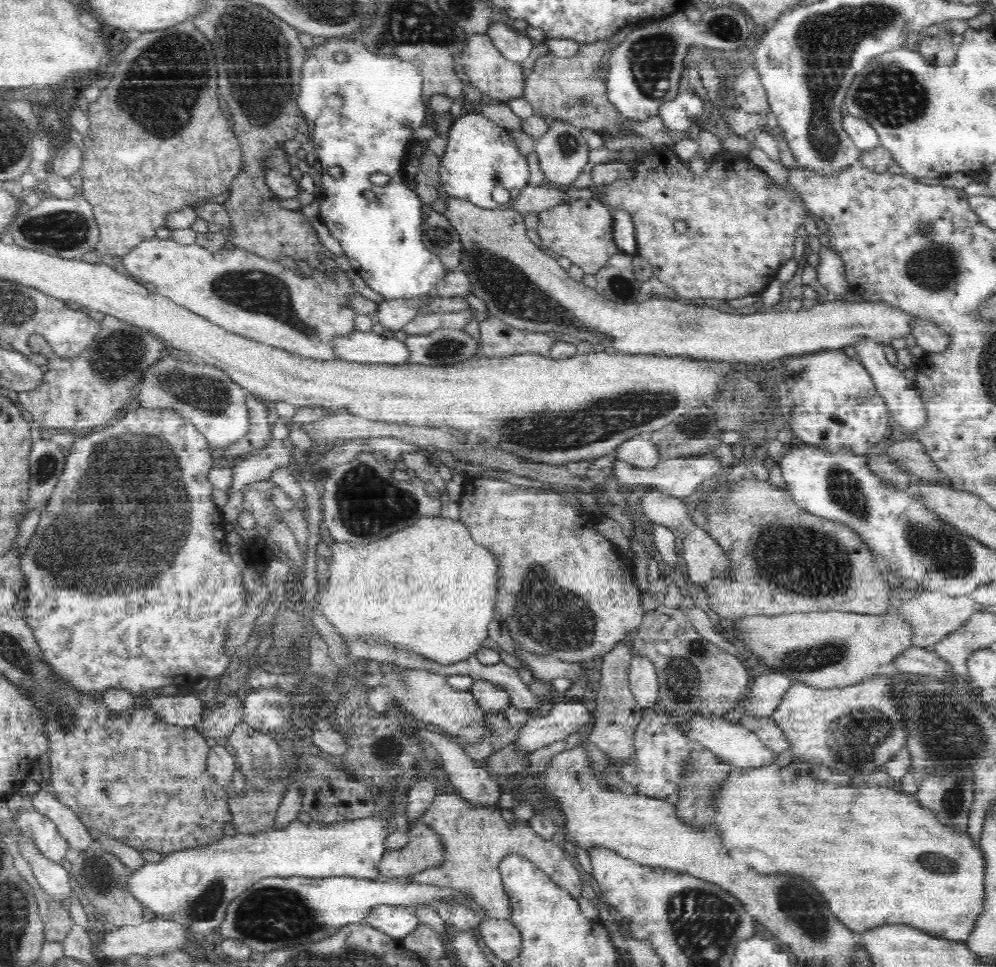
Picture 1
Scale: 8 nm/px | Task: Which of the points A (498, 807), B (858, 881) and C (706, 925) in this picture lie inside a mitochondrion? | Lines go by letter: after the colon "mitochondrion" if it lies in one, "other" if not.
A: other
B: other
C: mitochondrion

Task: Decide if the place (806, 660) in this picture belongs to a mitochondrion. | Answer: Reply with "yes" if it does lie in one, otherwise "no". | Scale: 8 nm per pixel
yes

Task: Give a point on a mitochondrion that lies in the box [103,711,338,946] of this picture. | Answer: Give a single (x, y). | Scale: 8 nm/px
(211, 899)

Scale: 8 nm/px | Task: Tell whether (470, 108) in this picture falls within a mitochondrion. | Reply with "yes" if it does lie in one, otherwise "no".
no

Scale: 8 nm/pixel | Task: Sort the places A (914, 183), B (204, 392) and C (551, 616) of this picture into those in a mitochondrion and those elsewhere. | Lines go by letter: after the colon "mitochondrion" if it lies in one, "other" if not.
A: other
B: mitochondrion
C: mitochondrion

